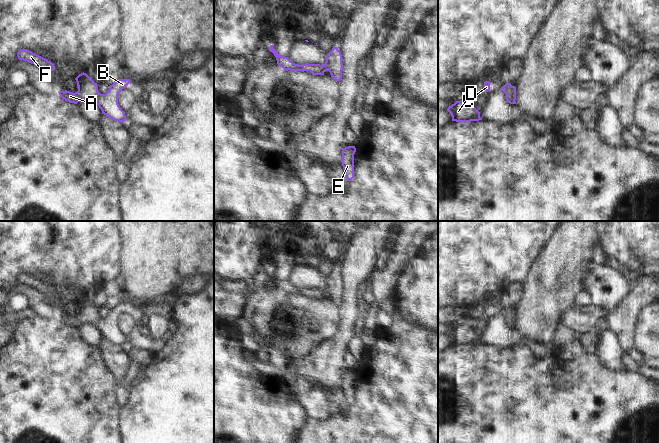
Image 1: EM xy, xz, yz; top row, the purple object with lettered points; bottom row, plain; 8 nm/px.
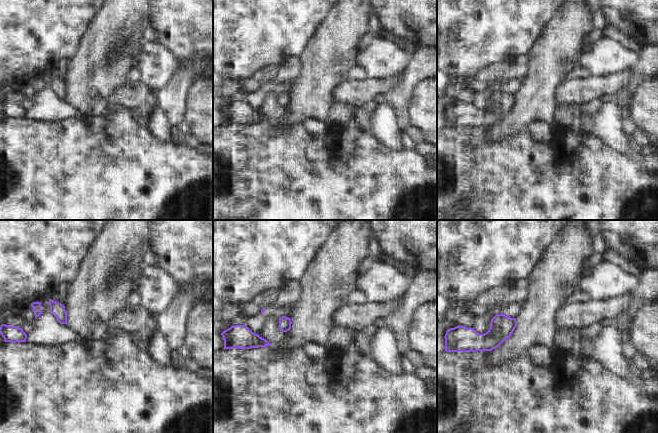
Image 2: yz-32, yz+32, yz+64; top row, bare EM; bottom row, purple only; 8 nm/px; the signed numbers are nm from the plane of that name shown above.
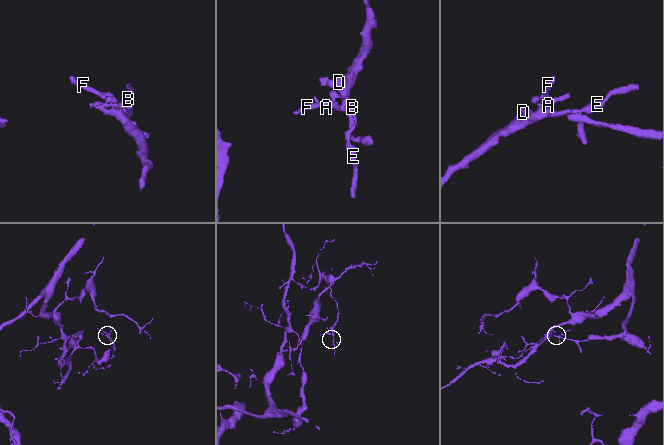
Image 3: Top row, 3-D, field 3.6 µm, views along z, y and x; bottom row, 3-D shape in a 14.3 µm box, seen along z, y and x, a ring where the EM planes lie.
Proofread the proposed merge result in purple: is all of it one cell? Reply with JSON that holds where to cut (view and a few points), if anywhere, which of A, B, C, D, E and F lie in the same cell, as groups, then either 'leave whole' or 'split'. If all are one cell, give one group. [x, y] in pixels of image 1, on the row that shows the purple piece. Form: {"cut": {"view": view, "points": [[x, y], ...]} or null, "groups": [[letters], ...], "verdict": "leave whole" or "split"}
{"cut": null, "groups": [["A", "B", "C", "D", "E", "F"]], "verdict": "leave whole"}

